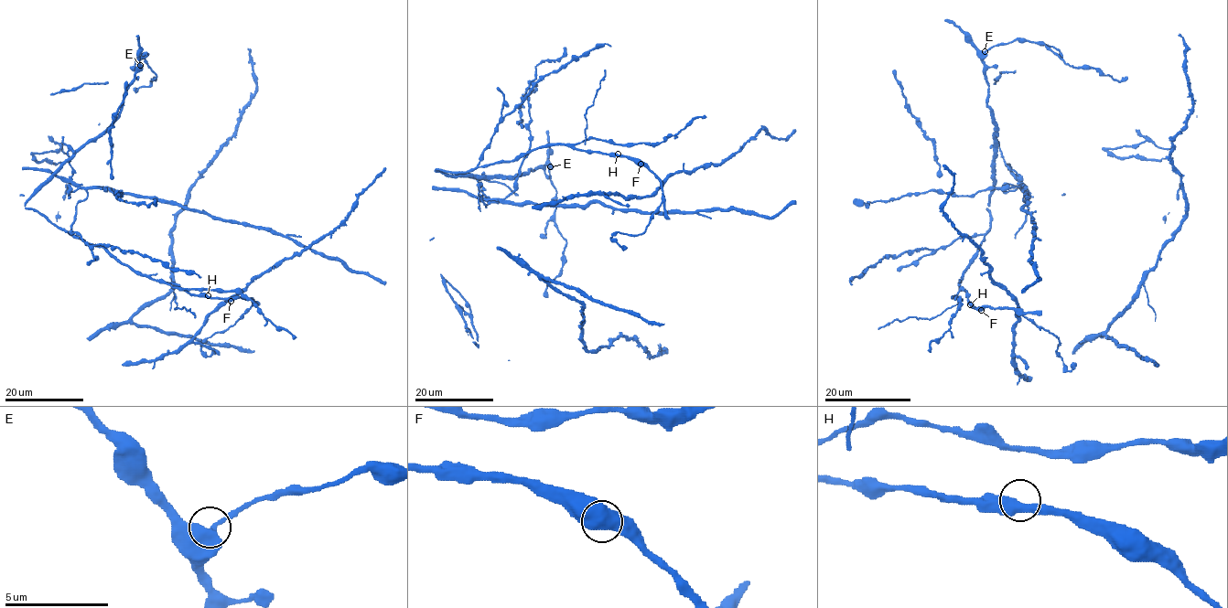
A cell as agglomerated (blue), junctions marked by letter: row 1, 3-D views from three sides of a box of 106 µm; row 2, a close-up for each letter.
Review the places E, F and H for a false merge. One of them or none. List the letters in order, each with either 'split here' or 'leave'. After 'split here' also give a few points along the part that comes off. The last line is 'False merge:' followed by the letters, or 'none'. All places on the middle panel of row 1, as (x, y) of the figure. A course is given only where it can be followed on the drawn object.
E: leave
F: leave
H: leave
False merge: none

